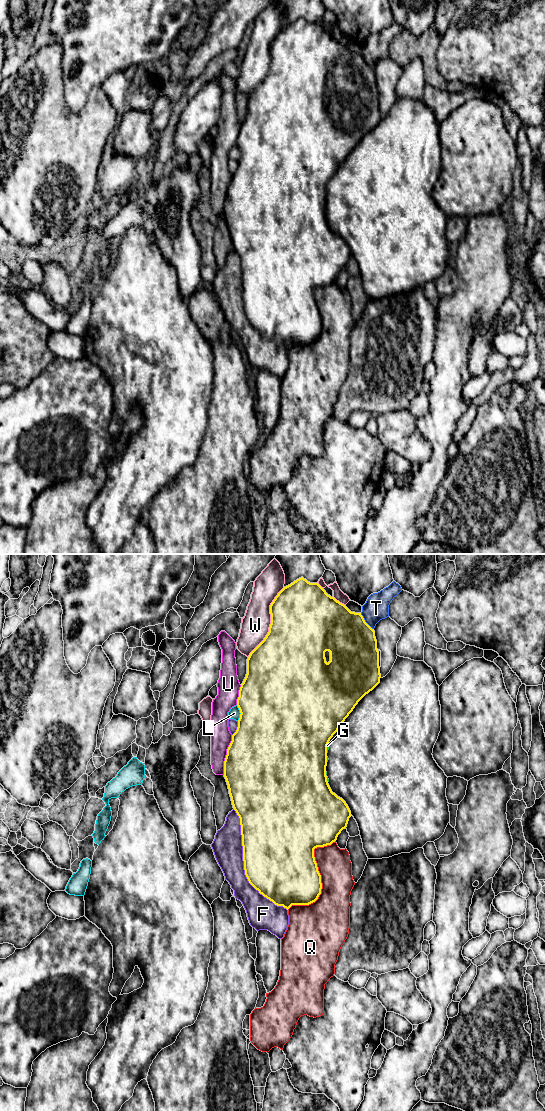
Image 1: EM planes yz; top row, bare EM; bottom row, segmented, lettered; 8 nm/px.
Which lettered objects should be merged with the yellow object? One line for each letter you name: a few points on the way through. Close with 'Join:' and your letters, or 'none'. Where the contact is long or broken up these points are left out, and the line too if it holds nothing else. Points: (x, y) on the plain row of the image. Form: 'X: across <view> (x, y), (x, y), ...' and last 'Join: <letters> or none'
Join: none

